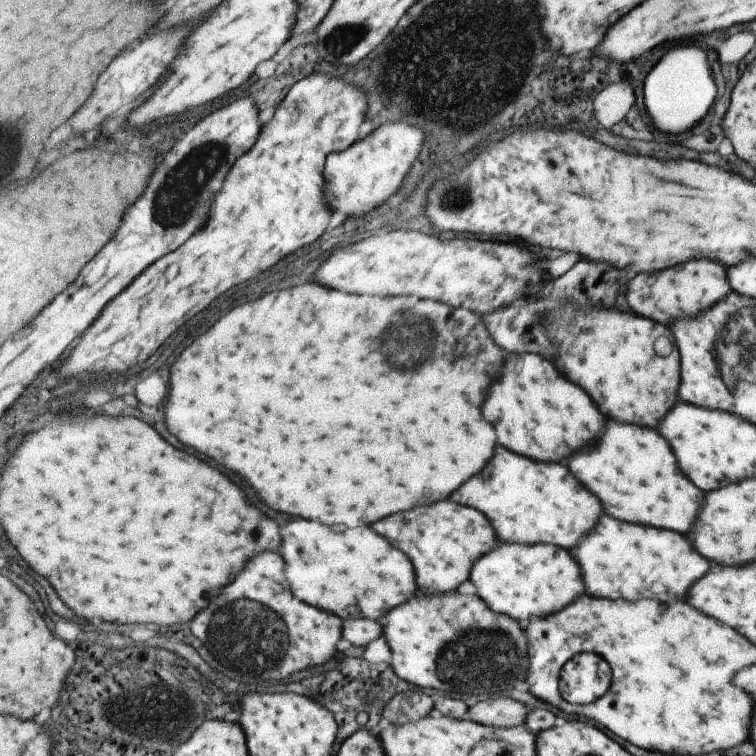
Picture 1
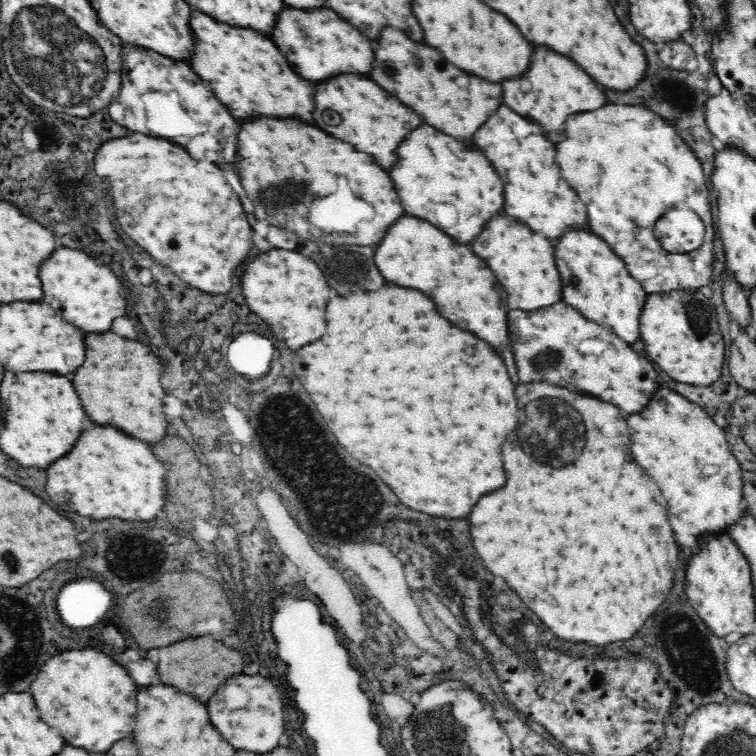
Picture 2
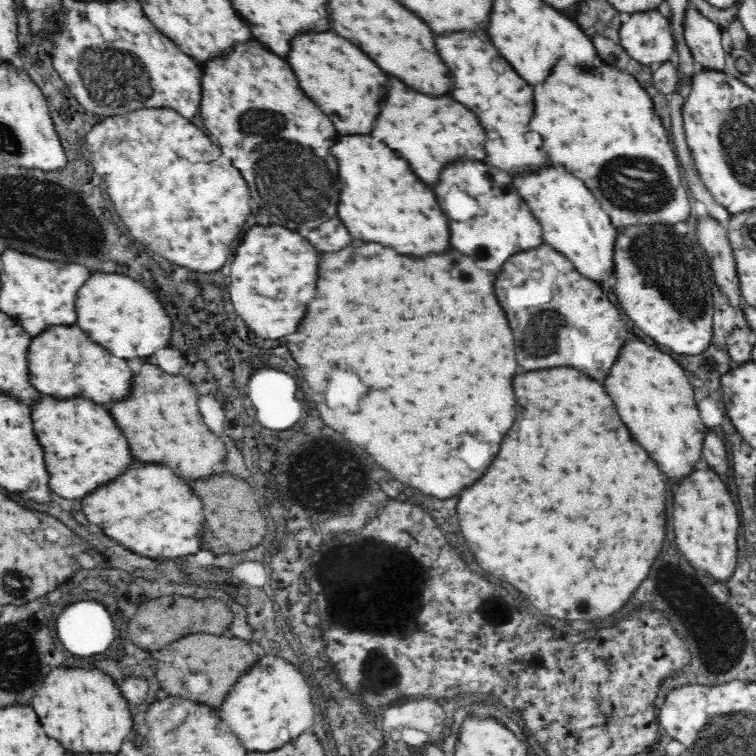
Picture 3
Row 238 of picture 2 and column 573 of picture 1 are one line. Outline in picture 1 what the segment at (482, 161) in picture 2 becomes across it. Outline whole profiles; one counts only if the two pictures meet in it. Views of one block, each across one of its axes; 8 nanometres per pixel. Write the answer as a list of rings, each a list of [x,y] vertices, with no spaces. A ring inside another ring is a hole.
[[[609,422],[607,434],[593,446],[585,448],[585,452],[579,452],[569,460],[571,472],[587,486],[601,496],[601,502],[605,508],[609,508],[607,514],[635,524],[649,524],[657,528],[669,528],[687,534],[699,520],[699,510],[703,506],[705,492],[685,476],[685,472],[679,468],[679,462],[675,458],[675,452],[671,450],[665,436],[661,436],[657,430],[631,426],[631,424],[619,424]]]

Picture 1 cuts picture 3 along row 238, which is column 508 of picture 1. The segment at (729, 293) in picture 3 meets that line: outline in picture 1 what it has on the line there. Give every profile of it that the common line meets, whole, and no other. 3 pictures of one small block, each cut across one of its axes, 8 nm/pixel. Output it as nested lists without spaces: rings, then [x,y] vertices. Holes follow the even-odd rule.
[[[492,697],[472,706],[464,716],[464,720],[488,727],[510,729],[527,724],[528,716],[527,705],[510,697]]]

